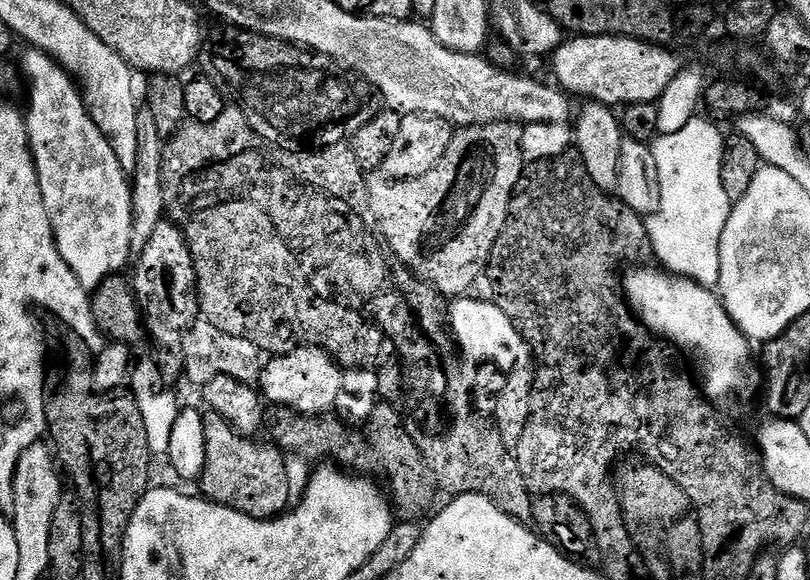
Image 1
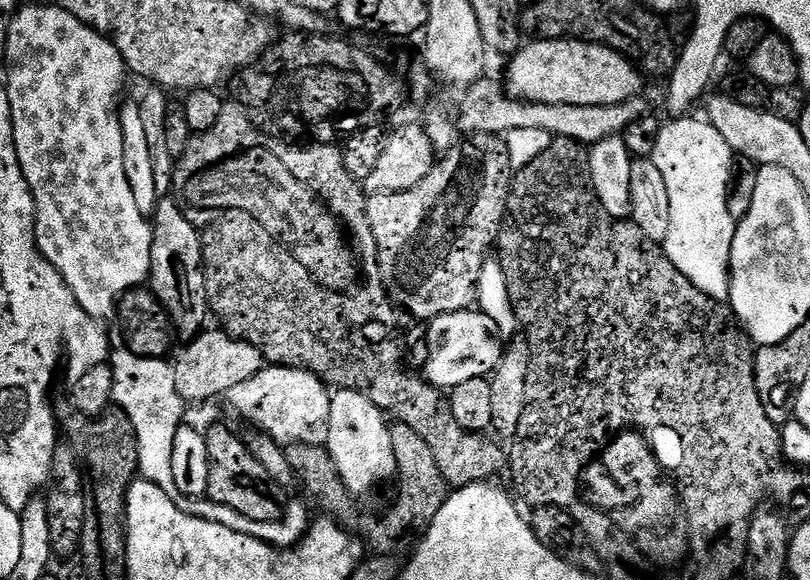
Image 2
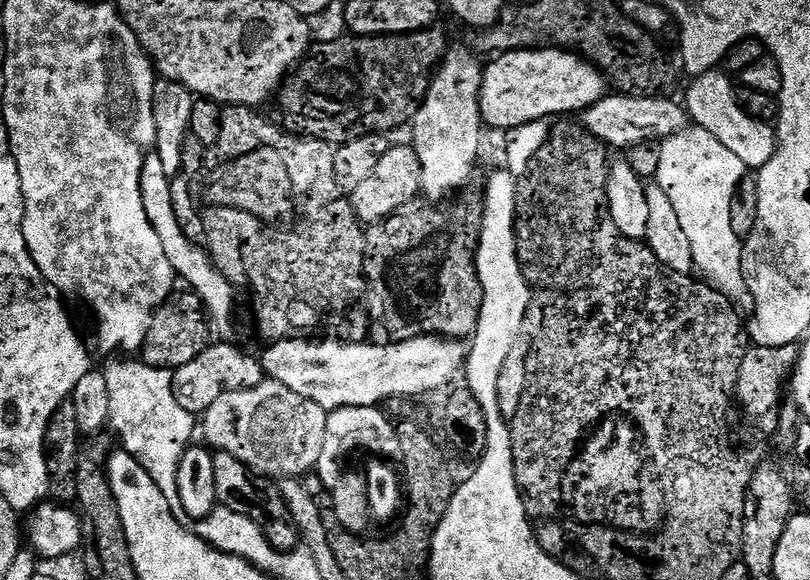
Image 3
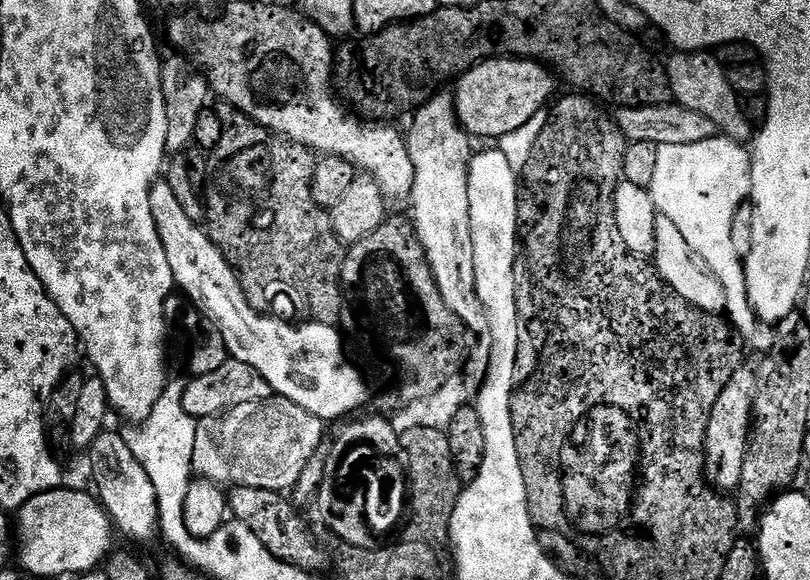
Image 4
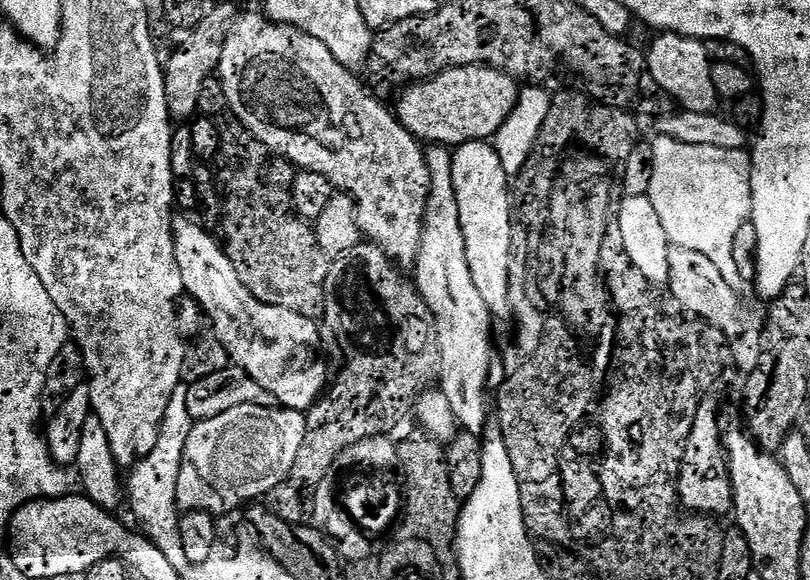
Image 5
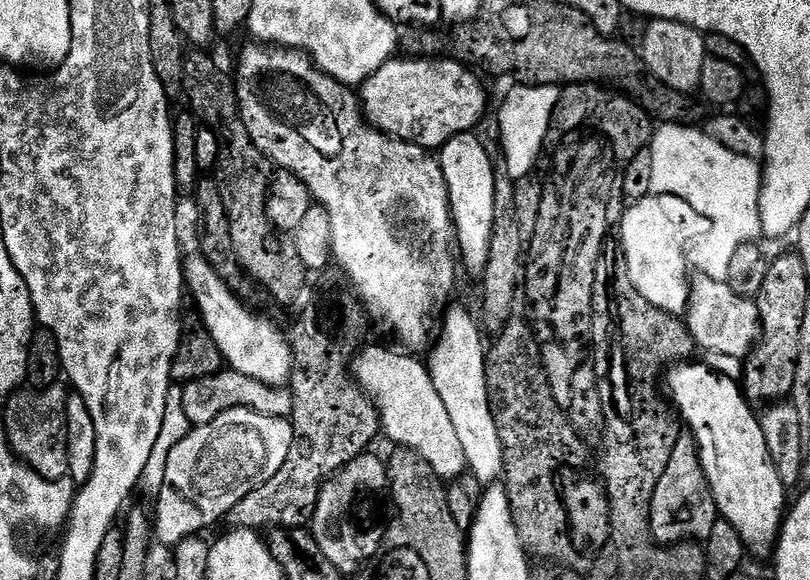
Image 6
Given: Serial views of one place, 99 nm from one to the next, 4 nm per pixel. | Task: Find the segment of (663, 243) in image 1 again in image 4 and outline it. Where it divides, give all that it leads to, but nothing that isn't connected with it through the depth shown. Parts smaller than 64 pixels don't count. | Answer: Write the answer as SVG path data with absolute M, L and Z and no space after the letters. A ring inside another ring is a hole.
M717 136L693 145L660 144L657 145L657 148L657 167L649 188L657 213L669 218L670 222L674 223L674 226L681 231L682 238L689 243L690 248L702 258L702 262L706 262L706 266L710 266L710 270L718 278L718 282L722 282L727 304L726 316L733 329L740 334L744 334L744 331L754 331L756 324L758 325L758 317L748 301L742 257L735 254L734 246L731 245L731 223L734 214L740 205L751 197L752 161L749 149L743 143L725 136Z

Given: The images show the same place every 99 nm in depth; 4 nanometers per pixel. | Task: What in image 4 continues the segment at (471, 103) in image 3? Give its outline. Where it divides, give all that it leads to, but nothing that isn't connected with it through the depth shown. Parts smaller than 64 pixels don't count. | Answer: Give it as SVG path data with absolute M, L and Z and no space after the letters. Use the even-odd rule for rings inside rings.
M437 94L415 109L412 125L406 131L410 162L414 164L410 223L424 247L424 256L446 306L469 333L484 334L488 332L488 317L476 292L478 266L474 262L474 238L470 234L468 164L474 155L473 141L457 121L455 99L444 95Z

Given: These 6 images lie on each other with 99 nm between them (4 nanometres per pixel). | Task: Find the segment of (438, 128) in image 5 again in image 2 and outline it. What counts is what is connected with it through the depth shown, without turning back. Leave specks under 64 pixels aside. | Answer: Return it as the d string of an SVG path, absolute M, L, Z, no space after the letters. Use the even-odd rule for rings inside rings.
M537 39L528 43L507 61L506 91L509 97L529 104L610 106L637 99L644 88L645 77L641 69L629 57L604 44L587 44L584 40Z

